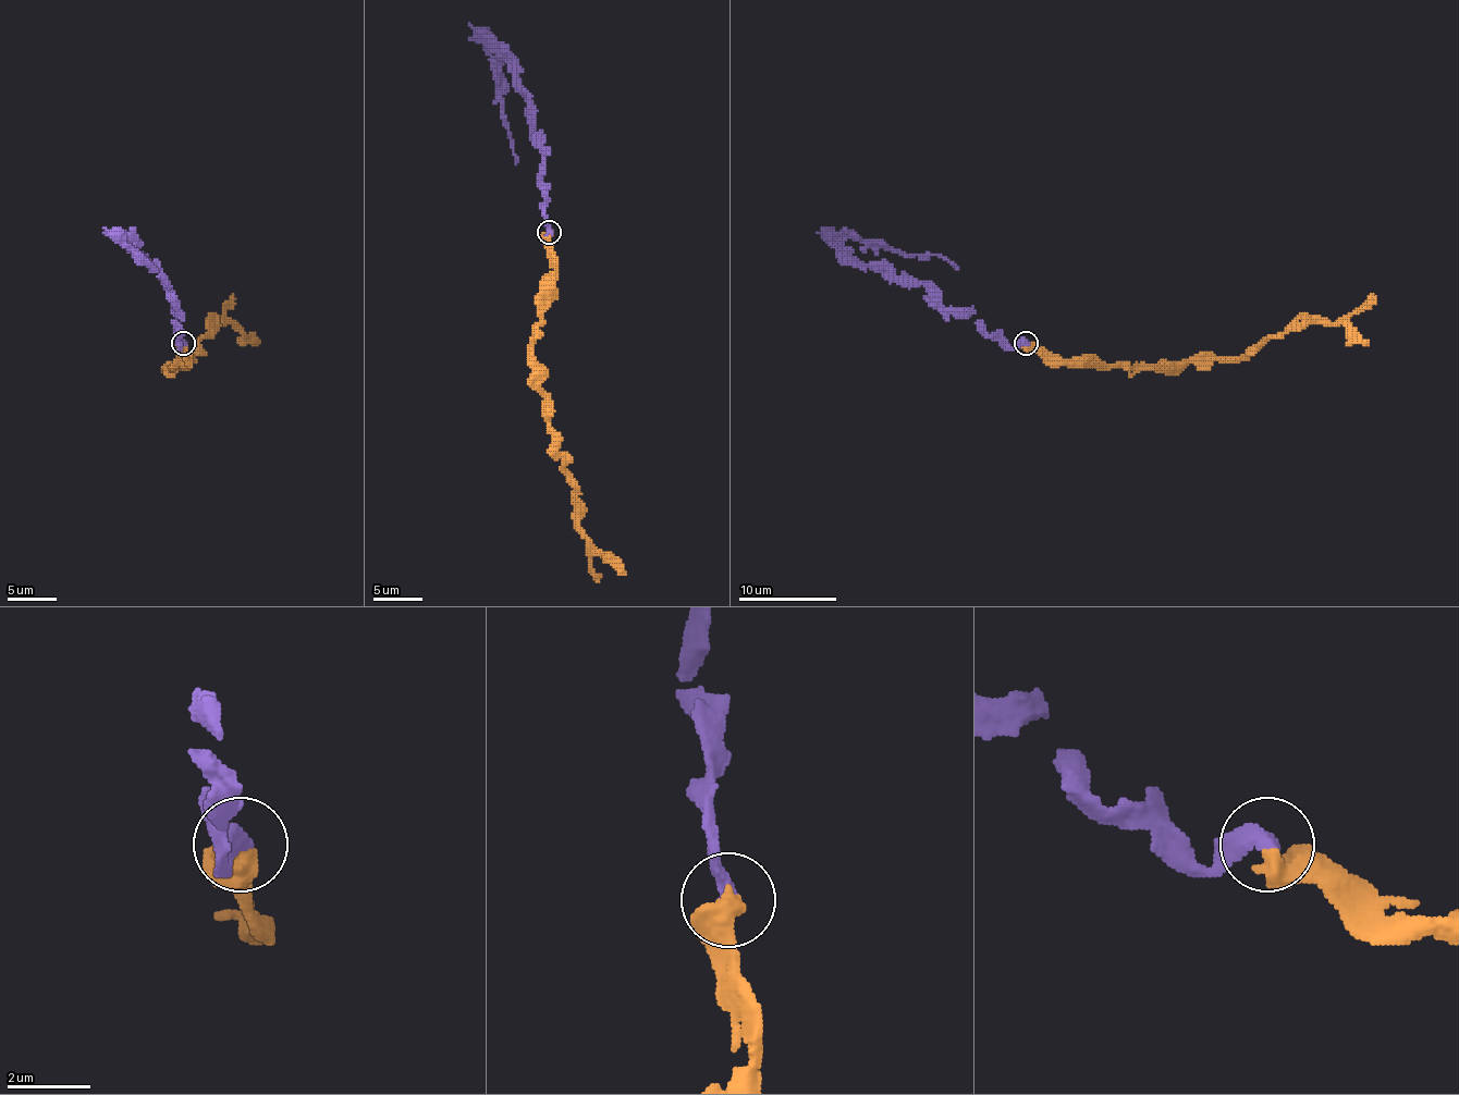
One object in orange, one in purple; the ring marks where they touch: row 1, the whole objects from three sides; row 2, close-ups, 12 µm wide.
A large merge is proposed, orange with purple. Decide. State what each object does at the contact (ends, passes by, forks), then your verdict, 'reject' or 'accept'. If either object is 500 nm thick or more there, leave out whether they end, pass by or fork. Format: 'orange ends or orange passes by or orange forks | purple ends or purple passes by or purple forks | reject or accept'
accept

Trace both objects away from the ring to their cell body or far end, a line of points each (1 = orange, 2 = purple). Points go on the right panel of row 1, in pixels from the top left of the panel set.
1: (1027, 345), (1063, 359), (1163, 367), (1243, 359), (1285, 330), (1324, 323), (1341, 323), (1368, 342)
2: (1027, 342), (1004, 347), (976, 314), (863, 267), (844, 243), (939, 255), (958, 269)

